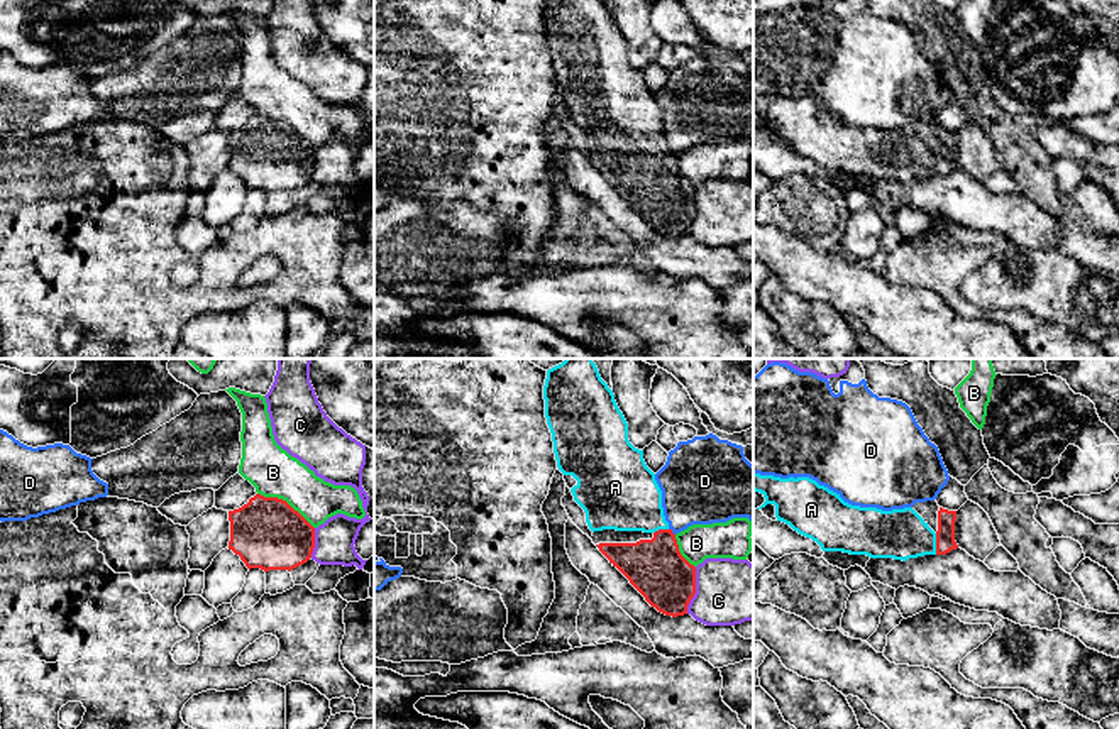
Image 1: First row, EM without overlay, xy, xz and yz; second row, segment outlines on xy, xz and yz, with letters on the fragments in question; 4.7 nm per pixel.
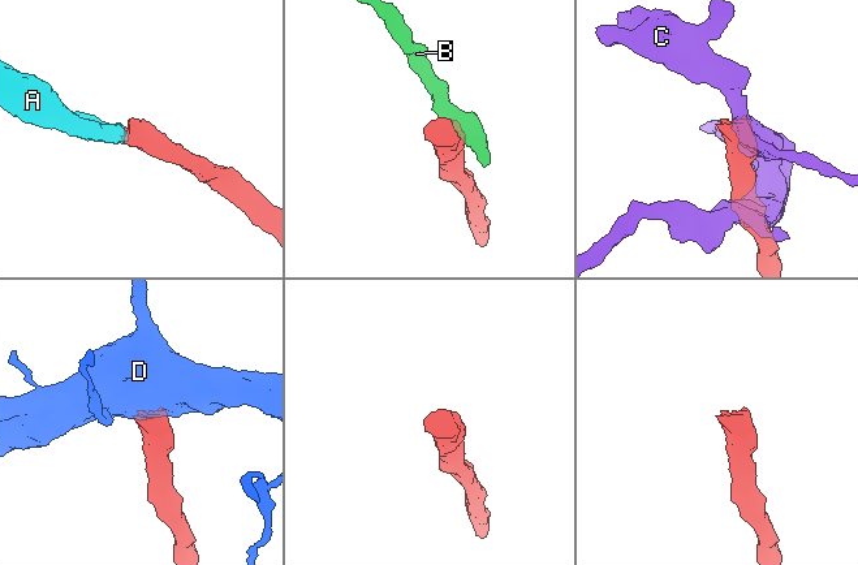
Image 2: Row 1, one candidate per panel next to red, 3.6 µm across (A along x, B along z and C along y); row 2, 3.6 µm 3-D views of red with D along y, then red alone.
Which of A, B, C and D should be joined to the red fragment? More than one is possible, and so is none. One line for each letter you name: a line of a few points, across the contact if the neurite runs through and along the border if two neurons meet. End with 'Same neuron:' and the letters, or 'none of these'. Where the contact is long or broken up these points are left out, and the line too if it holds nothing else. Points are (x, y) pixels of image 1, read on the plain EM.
A: line yz (945, 158), (937, 164), (901, 154)
Same neuron: A

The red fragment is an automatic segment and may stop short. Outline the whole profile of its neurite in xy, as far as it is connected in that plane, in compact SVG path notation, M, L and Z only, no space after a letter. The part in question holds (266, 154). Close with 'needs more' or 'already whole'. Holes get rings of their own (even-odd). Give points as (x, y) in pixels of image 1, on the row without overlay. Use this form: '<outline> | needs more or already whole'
M256 115L239 130L229 132L229 171L245 188L293 191L311 179L315 149L286 122Z | already whole

